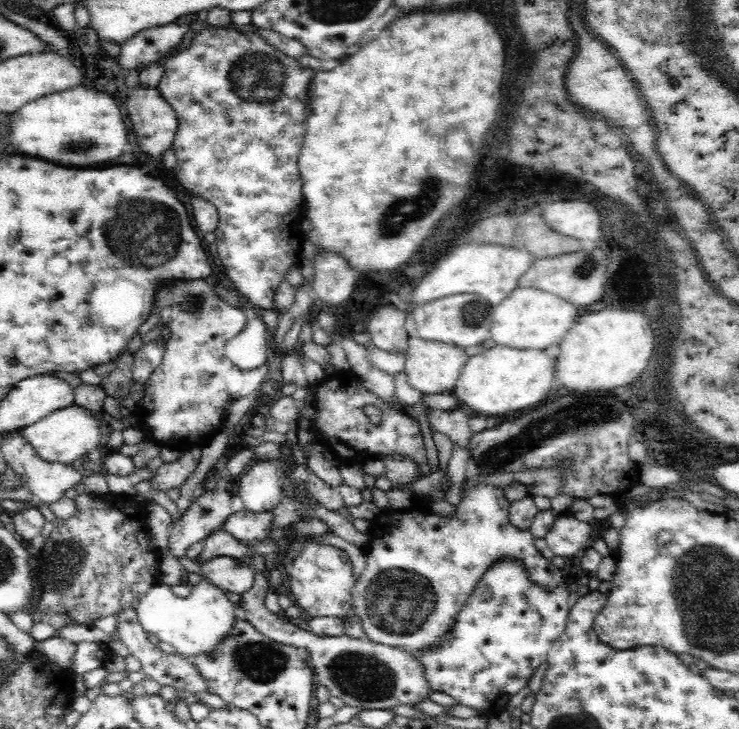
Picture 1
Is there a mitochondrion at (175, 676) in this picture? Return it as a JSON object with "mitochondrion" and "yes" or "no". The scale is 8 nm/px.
{"mitochondrion":"no"}

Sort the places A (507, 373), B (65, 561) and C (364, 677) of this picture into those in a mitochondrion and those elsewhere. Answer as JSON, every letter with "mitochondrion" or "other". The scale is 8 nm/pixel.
{"A":"other","B":"mitochondrion","C":"mitochondrion"}

